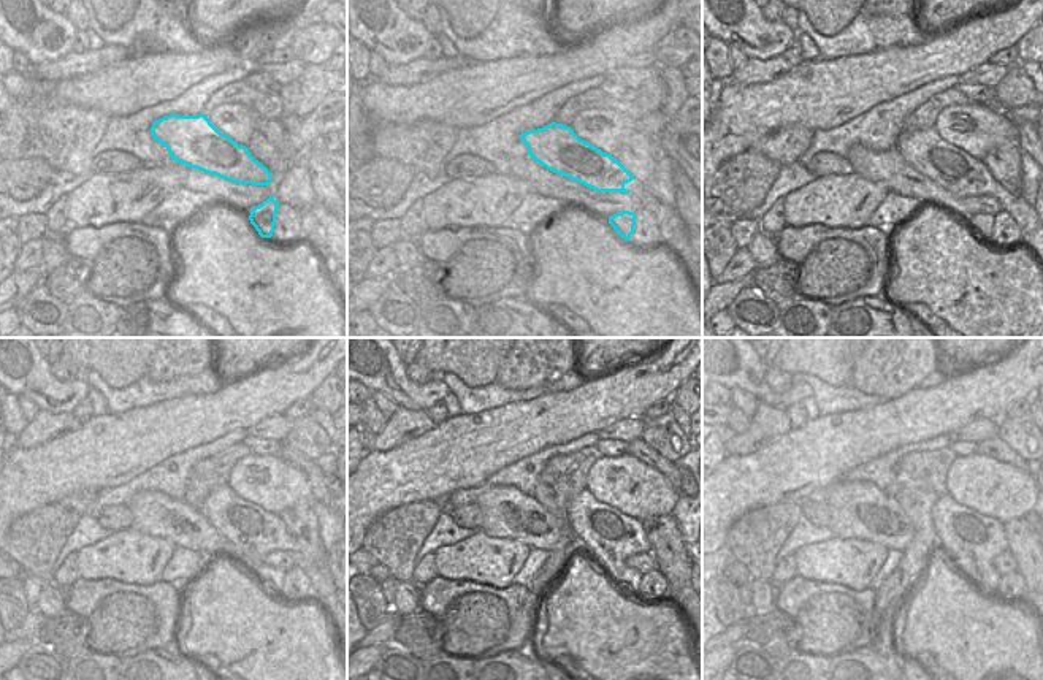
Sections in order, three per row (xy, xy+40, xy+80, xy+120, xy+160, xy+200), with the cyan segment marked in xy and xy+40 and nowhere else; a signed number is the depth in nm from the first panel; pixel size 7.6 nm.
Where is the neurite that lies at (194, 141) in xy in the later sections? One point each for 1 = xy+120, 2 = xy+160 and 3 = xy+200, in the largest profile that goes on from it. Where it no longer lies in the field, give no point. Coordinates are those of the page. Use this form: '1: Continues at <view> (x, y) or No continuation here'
1: Continues at xy+120 (249, 528)
2: Continues at xy+160 (601, 530)
3: Continues at xy+200 (972, 541)

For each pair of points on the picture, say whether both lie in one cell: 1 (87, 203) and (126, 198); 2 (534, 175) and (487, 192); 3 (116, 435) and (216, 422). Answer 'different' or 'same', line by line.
1: same
2: different
3: same

